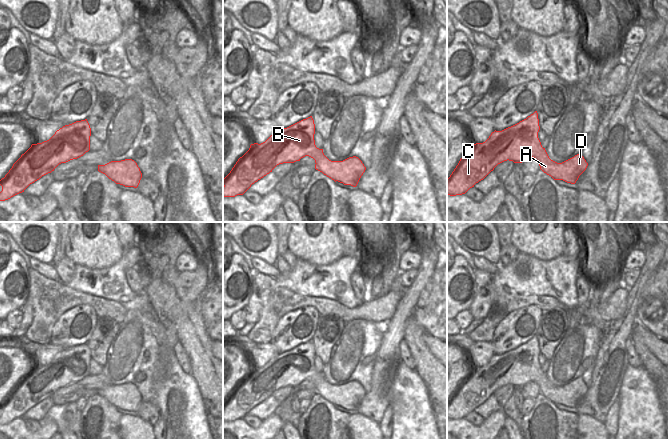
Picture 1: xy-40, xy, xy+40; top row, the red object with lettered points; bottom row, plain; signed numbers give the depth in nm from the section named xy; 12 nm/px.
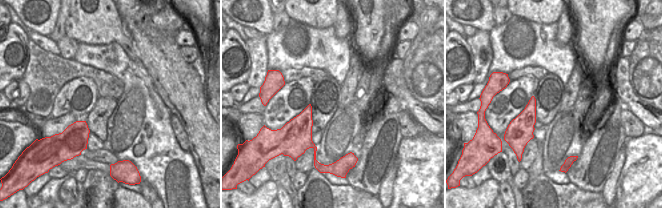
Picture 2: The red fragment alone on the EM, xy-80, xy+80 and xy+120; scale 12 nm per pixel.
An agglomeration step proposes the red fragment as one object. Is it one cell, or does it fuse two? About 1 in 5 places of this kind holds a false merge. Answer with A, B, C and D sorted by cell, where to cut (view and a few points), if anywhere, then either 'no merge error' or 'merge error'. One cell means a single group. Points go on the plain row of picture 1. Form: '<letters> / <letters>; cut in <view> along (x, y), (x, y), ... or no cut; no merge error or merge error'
A B C D; no cut; no merge error

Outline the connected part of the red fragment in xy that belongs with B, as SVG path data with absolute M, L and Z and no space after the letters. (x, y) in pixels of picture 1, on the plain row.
M312 340L303 343L287 352L279 353L265 366L250 369L249 374L238 383L230 397L223 403L223 421L243 419L252 408L272 396L279 388L294 387L301 382L309 380L315 384L315 393L322 396L335 406L356 411L361 400L366 394L362 385L356 381L349 381L343 385L331 385L315 369L315 348Z

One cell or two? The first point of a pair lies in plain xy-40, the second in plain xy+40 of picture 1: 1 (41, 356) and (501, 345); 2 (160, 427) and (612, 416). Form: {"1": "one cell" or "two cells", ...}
{"1": "two cells", "2": "one cell"}

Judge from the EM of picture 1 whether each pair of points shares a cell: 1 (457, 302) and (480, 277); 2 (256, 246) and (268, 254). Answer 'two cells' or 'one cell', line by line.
1: two cells
2: one cell

